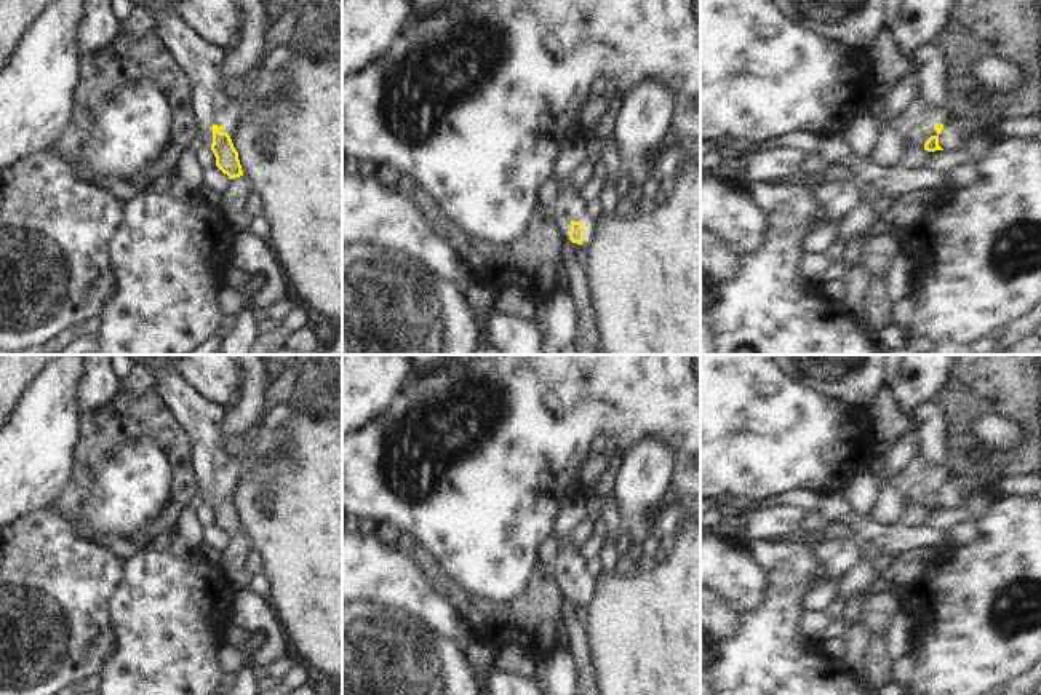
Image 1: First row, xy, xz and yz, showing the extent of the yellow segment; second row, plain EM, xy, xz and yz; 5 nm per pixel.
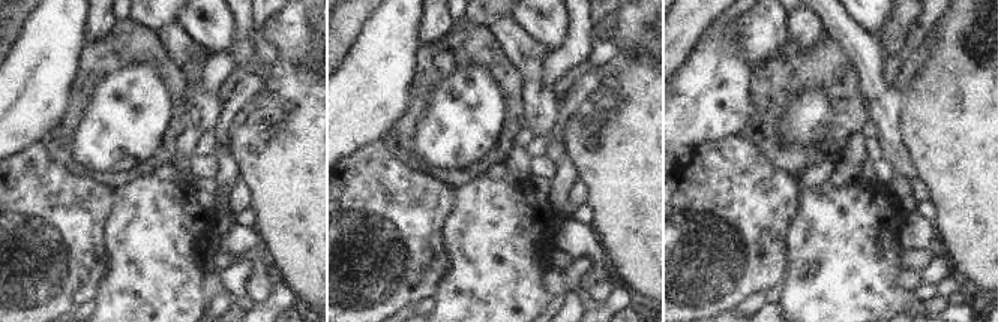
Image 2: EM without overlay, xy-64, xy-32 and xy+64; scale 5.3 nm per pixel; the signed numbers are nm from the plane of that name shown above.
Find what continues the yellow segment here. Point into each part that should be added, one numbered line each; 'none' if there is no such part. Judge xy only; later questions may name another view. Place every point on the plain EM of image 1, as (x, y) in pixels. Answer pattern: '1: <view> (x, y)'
1: xy (200, 419)

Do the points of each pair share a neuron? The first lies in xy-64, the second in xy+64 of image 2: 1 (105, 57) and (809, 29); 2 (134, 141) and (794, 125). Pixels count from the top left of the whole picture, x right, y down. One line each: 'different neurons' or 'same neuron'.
1: different neurons
2: same neuron

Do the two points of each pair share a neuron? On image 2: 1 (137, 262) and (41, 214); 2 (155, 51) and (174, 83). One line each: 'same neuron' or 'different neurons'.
1: different neurons
2: same neuron

